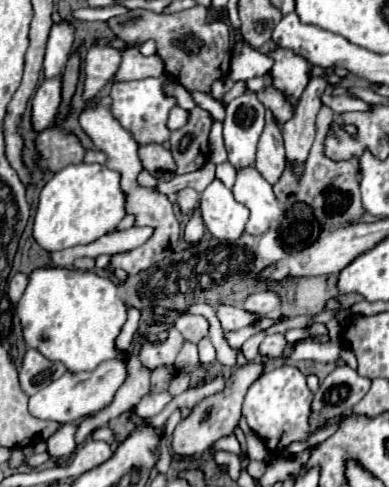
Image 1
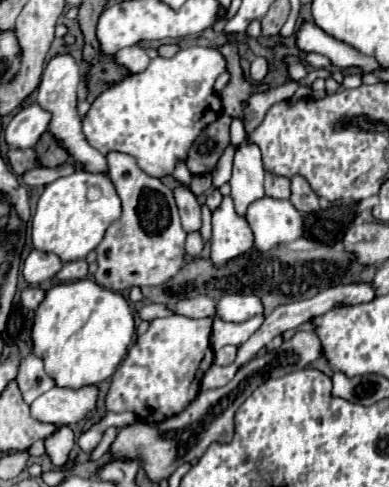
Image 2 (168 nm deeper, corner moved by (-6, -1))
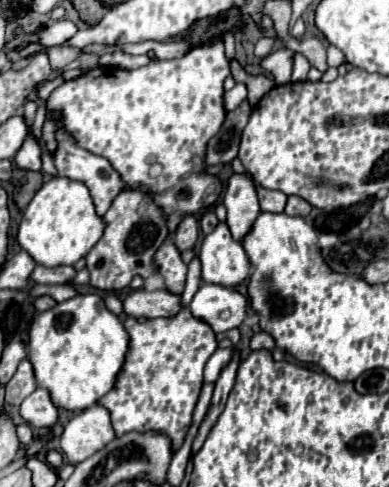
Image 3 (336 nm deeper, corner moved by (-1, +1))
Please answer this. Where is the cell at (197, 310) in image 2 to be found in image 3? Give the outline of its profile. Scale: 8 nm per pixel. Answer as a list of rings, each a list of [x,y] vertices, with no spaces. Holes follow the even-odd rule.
[[[166,289],[132,291],[124,299],[124,313],[128,317],[174,317],[182,309],[182,295]]]

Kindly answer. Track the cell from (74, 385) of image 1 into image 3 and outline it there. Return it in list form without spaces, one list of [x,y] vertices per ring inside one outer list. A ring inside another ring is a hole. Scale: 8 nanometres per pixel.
[[[36,389],[22,401],[20,415],[32,427],[52,427],[58,421],[58,407],[46,389]]]

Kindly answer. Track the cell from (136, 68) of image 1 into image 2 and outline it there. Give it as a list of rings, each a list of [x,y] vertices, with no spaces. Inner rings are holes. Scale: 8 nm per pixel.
[[[133,45],[133,47],[125,47],[125,49],[119,49],[115,53],[115,61],[123,67],[127,67],[131,73],[141,73],[147,65],[149,65],[149,57],[145,53],[143,47],[139,45]]]

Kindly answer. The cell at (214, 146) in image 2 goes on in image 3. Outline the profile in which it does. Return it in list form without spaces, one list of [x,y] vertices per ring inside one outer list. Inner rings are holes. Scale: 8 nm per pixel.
[[[242,101],[238,109],[226,113],[226,119],[220,127],[220,131],[208,141],[206,147],[206,165],[218,165],[218,163],[230,163],[238,155],[238,143],[242,129],[246,127],[246,121],[252,113],[252,107],[248,101]]]

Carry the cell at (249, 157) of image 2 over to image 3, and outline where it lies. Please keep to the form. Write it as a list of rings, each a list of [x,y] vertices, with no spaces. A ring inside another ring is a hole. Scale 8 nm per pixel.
[[[234,173],[228,179],[222,201],[228,211],[226,223],[232,231],[232,237],[236,241],[242,241],[246,229],[250,229],[250,221],[254,221],[254,217],[258,217],[260,213],[254,181],[244,173]]]

